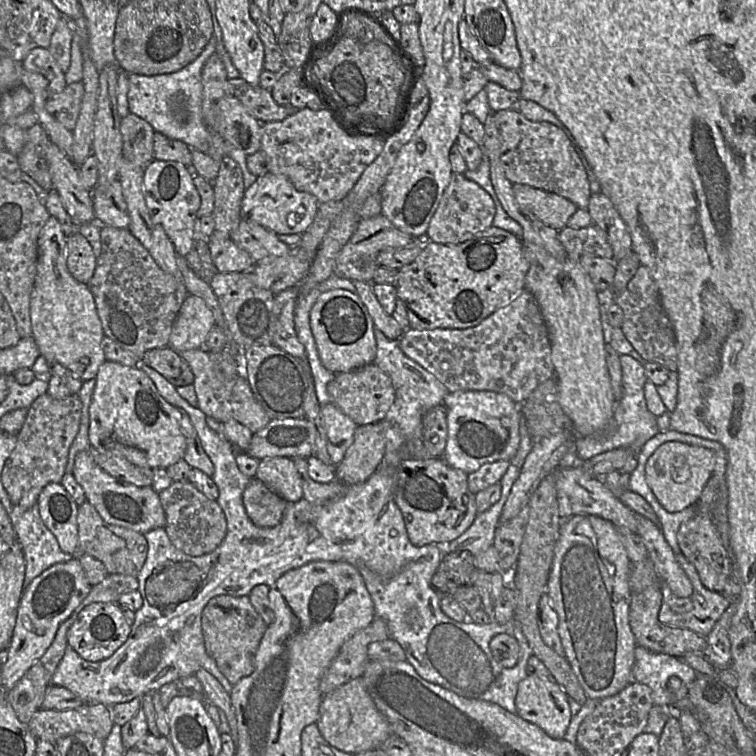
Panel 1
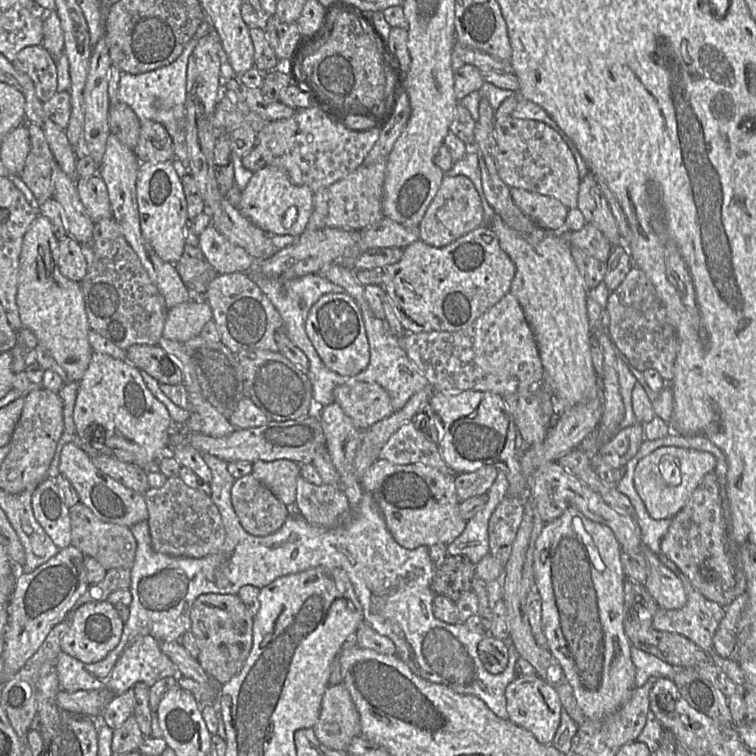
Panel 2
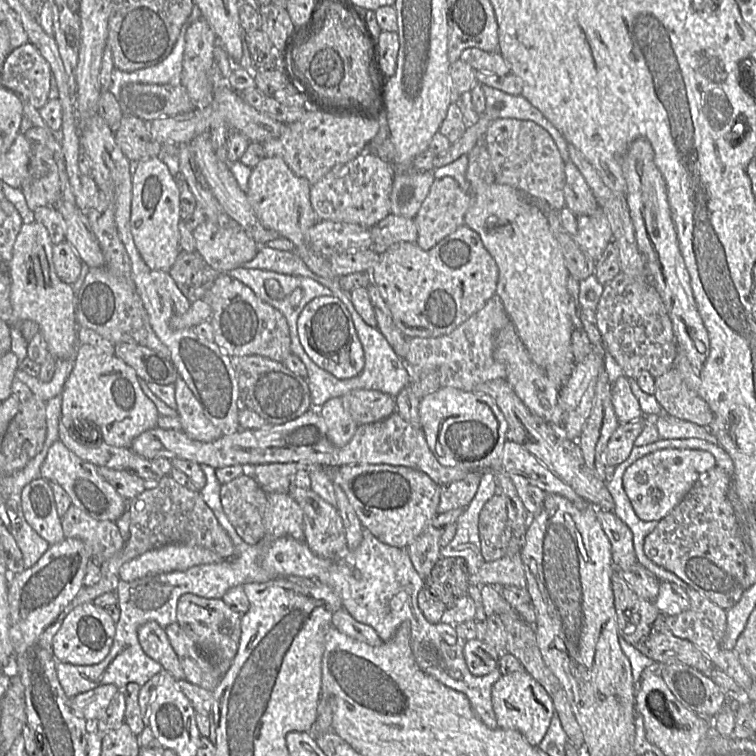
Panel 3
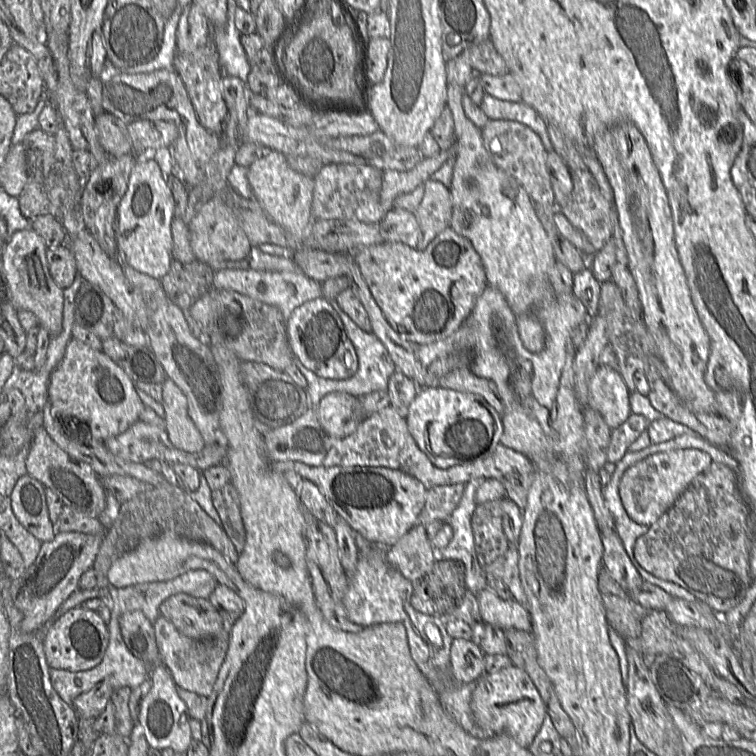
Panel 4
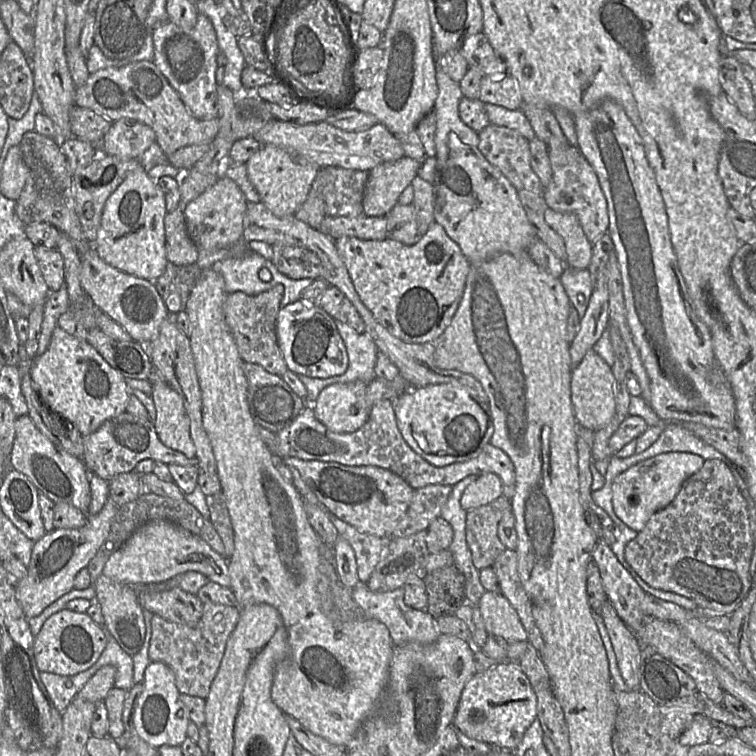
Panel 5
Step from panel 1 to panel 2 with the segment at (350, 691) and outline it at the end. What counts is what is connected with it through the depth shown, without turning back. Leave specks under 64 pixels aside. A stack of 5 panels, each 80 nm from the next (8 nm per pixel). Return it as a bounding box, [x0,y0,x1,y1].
[313,683,361,752]

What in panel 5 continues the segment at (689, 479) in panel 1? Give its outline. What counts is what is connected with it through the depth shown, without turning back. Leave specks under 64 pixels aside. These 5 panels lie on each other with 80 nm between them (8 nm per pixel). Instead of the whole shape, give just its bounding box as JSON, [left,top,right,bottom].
[612,452,705,532]

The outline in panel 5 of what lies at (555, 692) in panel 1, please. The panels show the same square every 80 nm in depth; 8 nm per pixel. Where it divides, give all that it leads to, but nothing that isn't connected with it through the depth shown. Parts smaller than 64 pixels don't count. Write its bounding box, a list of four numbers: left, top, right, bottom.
[452,661,537,750]

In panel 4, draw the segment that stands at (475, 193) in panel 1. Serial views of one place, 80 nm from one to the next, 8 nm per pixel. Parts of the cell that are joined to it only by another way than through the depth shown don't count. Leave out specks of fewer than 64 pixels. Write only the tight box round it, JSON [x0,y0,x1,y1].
[415,179,452,250]

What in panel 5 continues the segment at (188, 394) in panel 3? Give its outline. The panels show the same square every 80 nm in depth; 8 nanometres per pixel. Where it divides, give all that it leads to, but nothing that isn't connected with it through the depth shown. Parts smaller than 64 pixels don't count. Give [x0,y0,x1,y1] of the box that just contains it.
[153,383,196,458]

